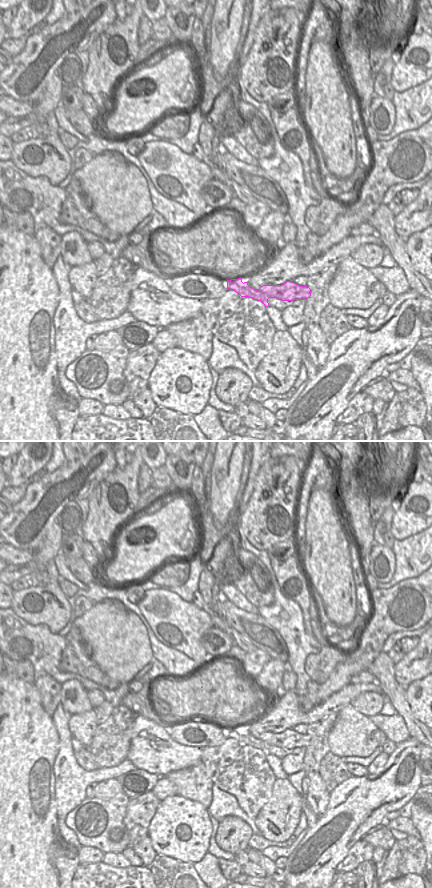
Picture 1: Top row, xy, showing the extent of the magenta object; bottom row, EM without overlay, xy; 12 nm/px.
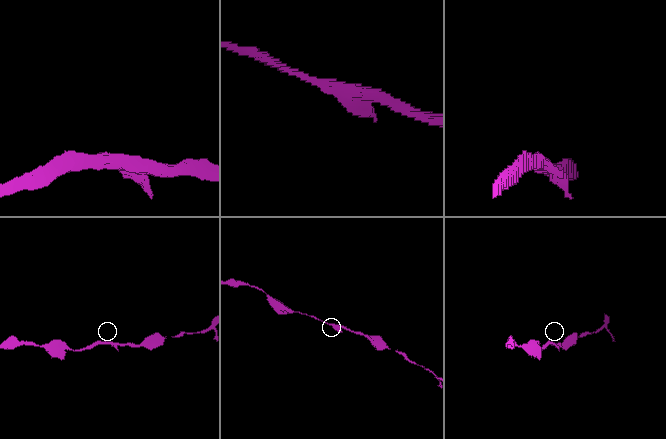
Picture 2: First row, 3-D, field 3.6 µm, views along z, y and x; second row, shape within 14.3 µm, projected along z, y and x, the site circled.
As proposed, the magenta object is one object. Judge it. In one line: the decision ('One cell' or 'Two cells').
One cell

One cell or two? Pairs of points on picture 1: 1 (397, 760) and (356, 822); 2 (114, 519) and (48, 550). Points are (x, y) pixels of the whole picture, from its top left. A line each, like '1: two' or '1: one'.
1: one
2: two

